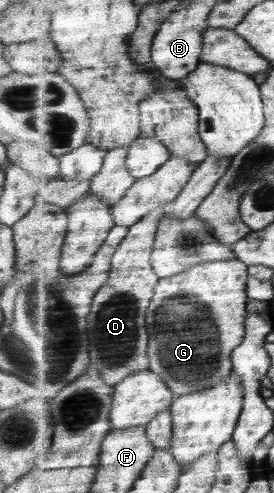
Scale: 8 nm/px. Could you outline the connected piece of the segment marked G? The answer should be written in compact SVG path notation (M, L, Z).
M228 259L204 263L177 276L160 278L147 318L151 336L150 369L166 380L176 398L217 387L235 370L234 351L247 335L250 276L250 265L240 259Z

